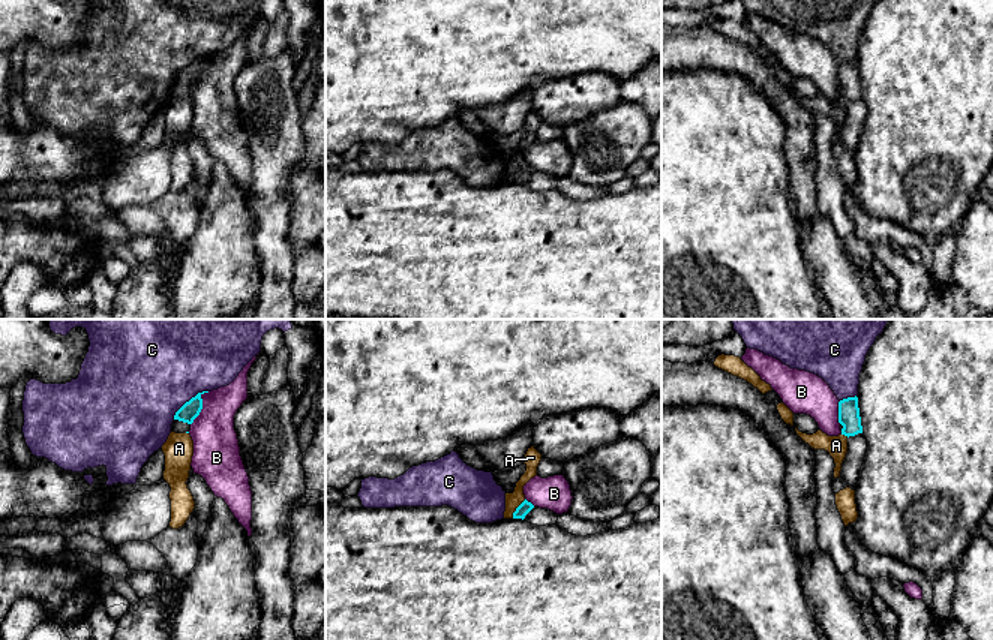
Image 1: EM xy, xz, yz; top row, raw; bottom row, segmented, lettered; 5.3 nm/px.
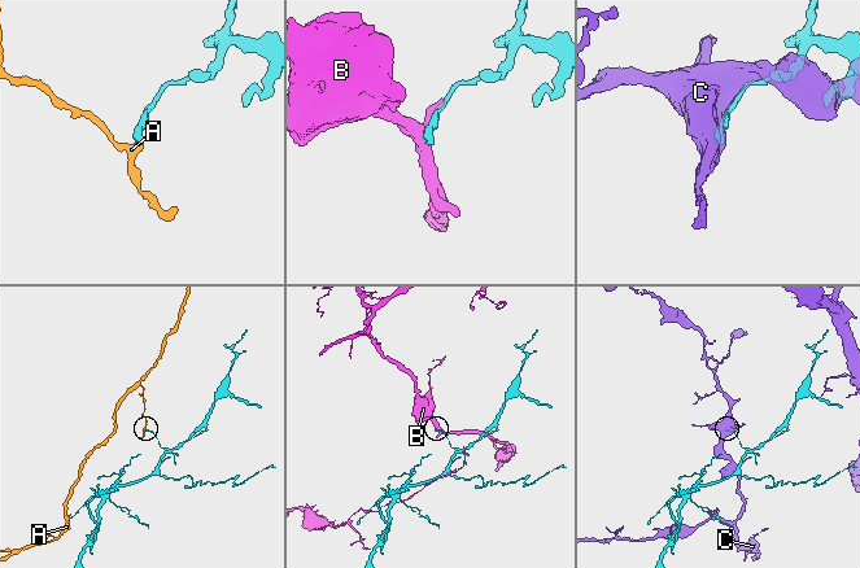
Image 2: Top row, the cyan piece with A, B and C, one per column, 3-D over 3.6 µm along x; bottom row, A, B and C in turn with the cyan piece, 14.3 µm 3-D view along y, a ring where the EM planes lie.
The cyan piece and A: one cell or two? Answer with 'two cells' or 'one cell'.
two cells

